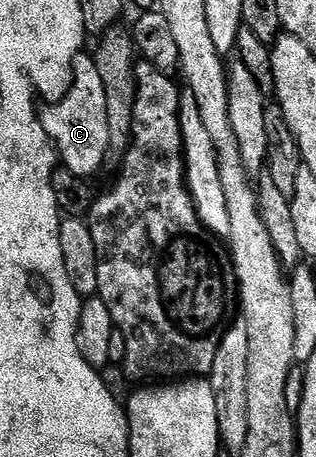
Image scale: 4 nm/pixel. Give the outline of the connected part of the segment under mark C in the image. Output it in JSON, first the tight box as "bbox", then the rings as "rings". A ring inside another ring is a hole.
{"bbox":[39,51,109,178],"rings":[[[80,51],[73,59],[73,83],[69,91],[60,101],[48,104],[47,110],[39,113],[39,123],[45,131],[47,140],[55,146],[55,152],[62,168],[68,169],[78,177],[94,178],[93,175],[109,157],[109,115],[105,111],[105,86],[101,84],[101,74],[97,71],[97,63],[90,52]]]}

